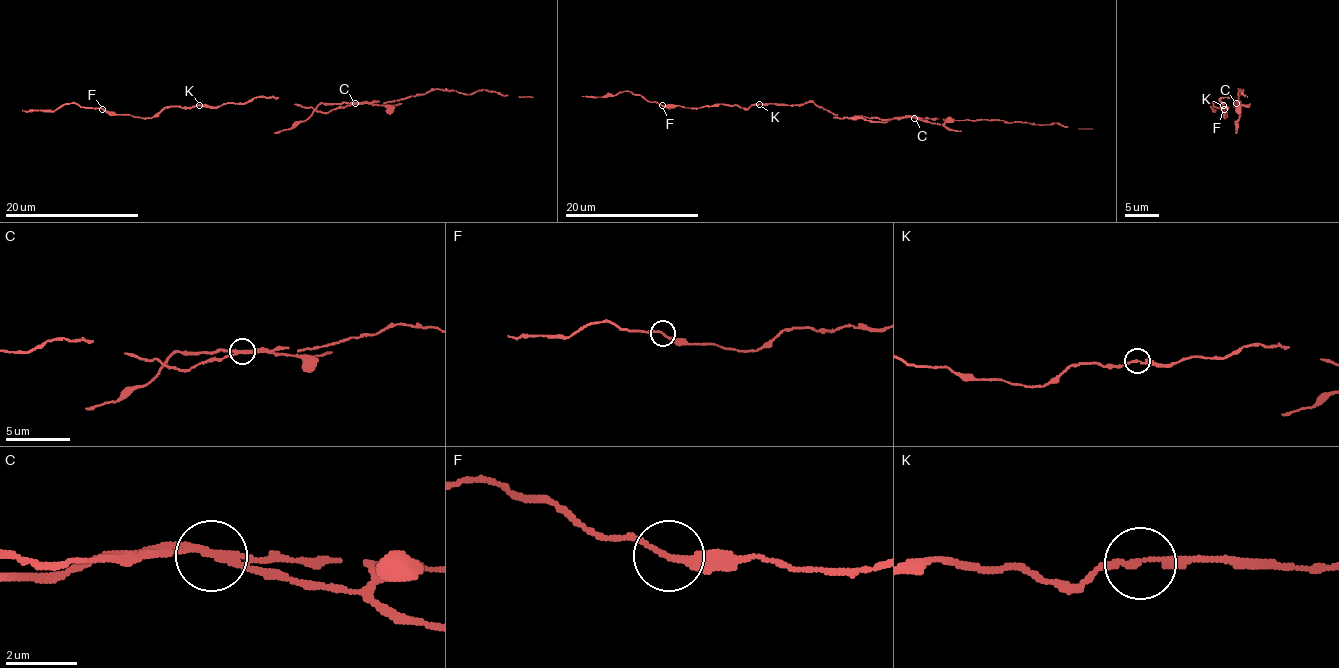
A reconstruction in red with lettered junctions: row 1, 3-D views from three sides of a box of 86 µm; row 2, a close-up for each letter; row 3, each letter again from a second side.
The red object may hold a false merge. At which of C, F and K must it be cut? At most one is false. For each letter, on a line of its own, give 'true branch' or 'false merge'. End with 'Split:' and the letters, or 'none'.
C: false merge
F: true branch
K: true branch
Split: C

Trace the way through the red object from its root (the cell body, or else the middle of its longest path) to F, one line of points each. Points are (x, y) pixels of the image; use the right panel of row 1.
F: (1231, 98), (1224, 96), (1221, 99), (1222, 106), (1227, 108), (1222, 108), (1226, 118), (1224, 109)

